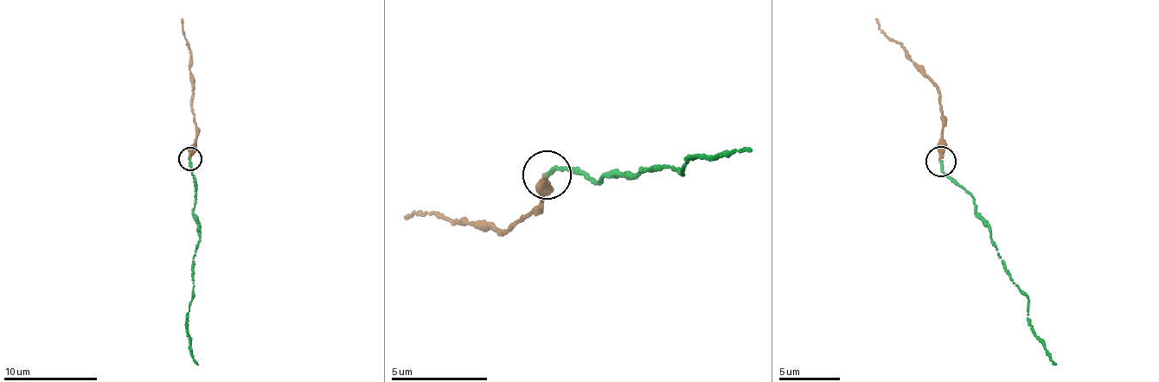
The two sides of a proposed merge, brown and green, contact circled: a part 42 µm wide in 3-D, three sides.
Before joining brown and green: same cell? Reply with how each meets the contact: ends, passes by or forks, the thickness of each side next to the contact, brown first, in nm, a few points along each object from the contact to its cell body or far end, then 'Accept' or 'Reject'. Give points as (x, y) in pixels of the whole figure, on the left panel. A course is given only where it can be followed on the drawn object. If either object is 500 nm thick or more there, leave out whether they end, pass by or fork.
At the ring brown ends. At the ring green ends. Thickness 300 nm (brown) against 280 nm. Course of brown: (189, 157), (196, 137), (192, 105), (192, 56), (184, 38), (182, 18). Course of green: (189, 159), (195, 200), (192, 213), (200, 233), (192, 267), (192, 299), (186, 325), (190, 357), (196, 365). Accept

